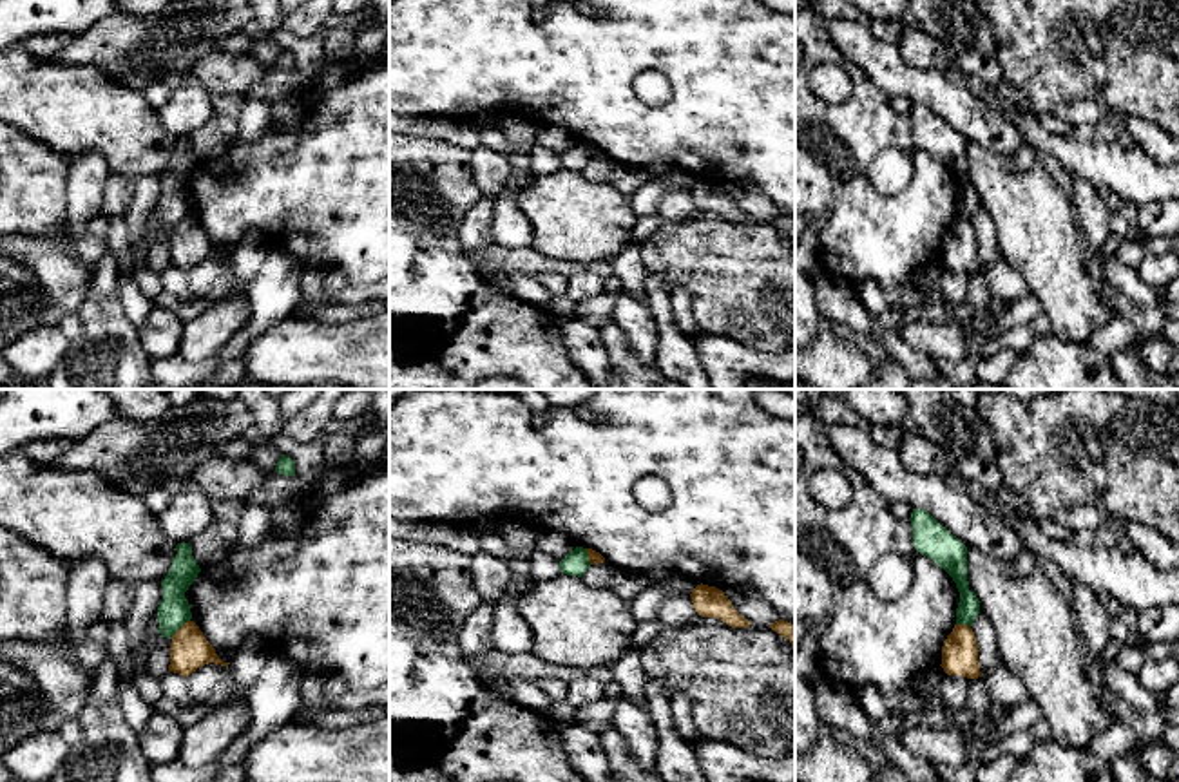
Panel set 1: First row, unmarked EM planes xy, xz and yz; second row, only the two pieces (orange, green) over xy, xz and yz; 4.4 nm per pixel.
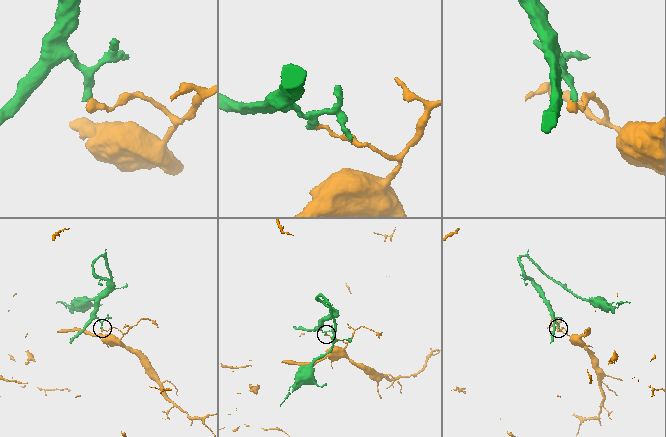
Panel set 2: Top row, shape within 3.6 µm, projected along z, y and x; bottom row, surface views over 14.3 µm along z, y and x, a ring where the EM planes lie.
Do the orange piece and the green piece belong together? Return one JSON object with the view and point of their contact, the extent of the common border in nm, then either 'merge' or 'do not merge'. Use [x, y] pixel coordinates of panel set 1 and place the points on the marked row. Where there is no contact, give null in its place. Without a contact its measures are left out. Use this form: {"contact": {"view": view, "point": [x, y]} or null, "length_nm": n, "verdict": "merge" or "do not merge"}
{"contact": {"view": "xy", "point": [182, 627]}, "length_nm": 120, "verdict": "do not merge"}

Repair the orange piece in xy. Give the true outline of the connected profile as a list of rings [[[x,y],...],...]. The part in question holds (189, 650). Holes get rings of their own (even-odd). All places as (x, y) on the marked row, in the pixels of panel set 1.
[[[187,621],[174,635],[170,643],[170,664],[168,670],[188,677],[197,668],[214,663],[228,666],[223,663],[214,646],[206,641],[203,632],[194,621]]]

